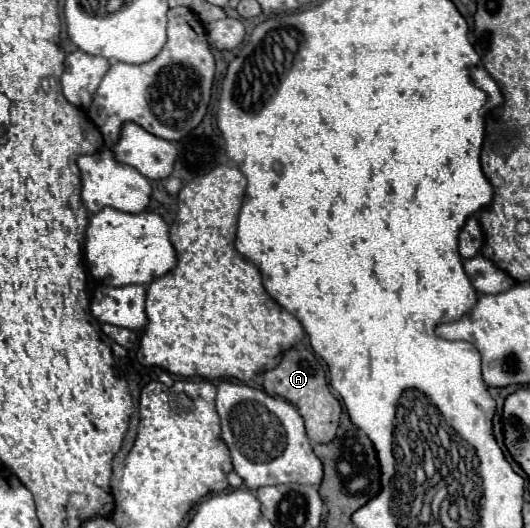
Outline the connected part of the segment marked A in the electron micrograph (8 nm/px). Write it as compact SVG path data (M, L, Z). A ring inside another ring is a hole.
M293 347L289 349L281 363L265 373L265 391L271 397L283 397L291 401L297 409L299 415L305 421L305 429L311 441L315 443L329 443L335 437L335 431L339 427L339 417L341 417L341 403L331 395L325 379L325 371L319 363L319 359L305 347Z

